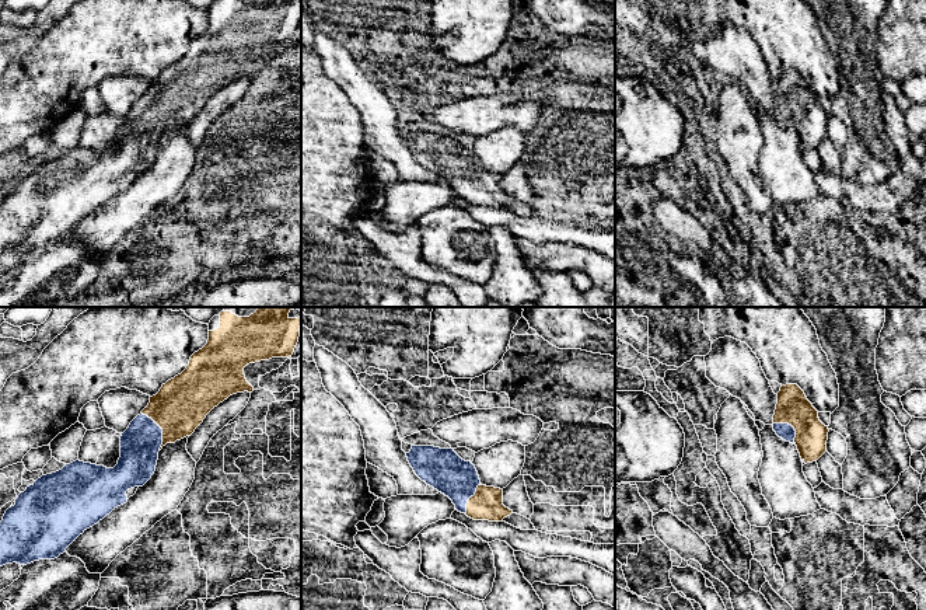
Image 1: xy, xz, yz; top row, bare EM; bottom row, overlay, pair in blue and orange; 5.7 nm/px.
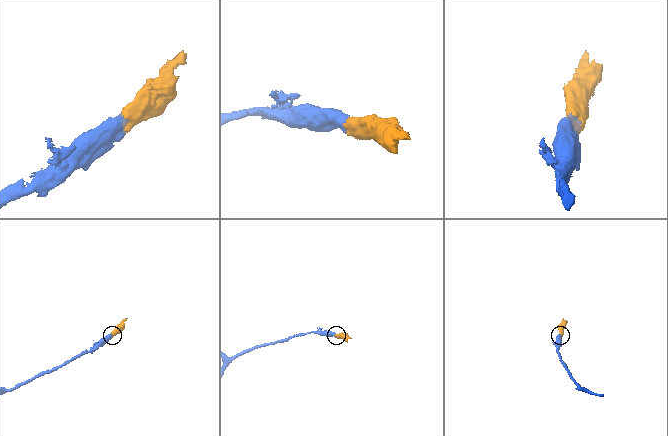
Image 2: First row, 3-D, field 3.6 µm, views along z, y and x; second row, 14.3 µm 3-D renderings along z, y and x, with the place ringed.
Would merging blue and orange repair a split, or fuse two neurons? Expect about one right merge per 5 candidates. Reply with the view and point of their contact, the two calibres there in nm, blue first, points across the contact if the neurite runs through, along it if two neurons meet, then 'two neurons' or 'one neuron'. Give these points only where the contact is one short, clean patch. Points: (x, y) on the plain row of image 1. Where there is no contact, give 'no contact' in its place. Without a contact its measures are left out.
contact xy (161, 115); calibres 220 and 300 nm; way xy (140, 129), (154, 115), (161, 115), (182, 89); one neuron

